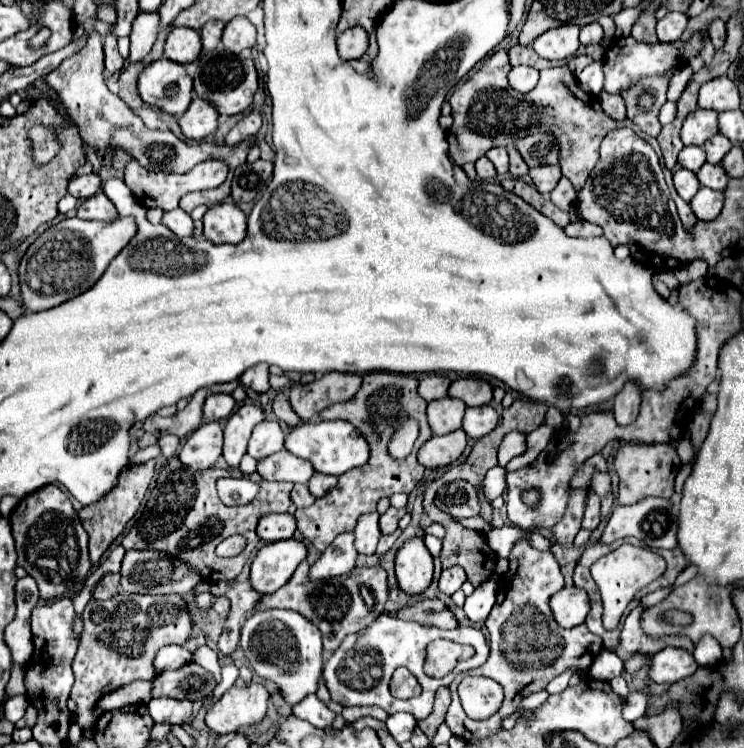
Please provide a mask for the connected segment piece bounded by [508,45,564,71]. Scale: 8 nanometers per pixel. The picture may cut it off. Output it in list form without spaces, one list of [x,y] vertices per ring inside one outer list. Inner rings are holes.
[[[516,45],[508,51],[508,57],[510,57],[510,65],[516,67],[516,65],[530,65],[538,71],[542,69],[548,69],[548,67],[558,67],[562,65],[564,61],[548,61],[548,59],[542,59],[534,53],[534,49],[530,45]]]

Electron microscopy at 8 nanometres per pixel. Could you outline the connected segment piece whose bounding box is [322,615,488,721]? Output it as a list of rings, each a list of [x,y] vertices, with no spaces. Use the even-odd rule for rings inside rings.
[[[382,615],[370,627],[366,627],[366,631],[358,637],[358,641],[352,649],[340,647],[334,651],[334,655],[324,663],[322,677],[326,681],[326,687],[332,695],[332,699],[342,705],[376,705],[376,707],[382,707],[388,715],[392,715],[396,711],[408,711],[420,721],[432,711],[434,693],[440,685],[450,685],[458,673],[480,667],[486,663],[486,659],[488,659],[488,643],[480,629],[464,627],[464,625],[456,627],[456,629],[438,629],[434,625],[428,627],[428,625],[420,625],[416,621],[402,621],[402,619]],[[438,637],[446,637],[456,643],[468,643],[474,647],[476,653],[472,659],[459,663],[450,675],[446,675],[442,679],[432,679],[422,671],[422,665],[424,665],[424,657],[426,657],[426,645]],[[400,665],[406,665],[406,669],[422,683],[422,693],[418,697],[402,701],[402,699],[396,699],[390,695],[388,683],[390,683],[394,669]]]

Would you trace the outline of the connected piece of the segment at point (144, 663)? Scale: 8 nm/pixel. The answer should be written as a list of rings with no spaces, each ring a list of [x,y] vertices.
[[[120,591],[108,601],[90,599],[84,609],[84,633],[72,663],[76,683],[72,687],[72,699],[76,701],[74,721],[82,729],[94,723],[94,703],[132,681],[150,681],[156,675],[152,669],[156,651],[164,645],[184,645],[192,631],[192,621],[186,611],[186,603],[180,595],[130,595]]]

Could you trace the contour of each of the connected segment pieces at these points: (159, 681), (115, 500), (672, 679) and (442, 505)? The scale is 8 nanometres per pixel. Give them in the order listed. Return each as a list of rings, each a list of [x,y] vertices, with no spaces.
[[[186,663],[174,671],[162,671],[154,677],[152,697],[172,697],[172,699],[188,699],[200,701],[212,695],[216,687],[216,679],[200,667],[198,663]]]
[[[148,461],[144,465],[128,465],[126,469],[122,469],[120,477],[118,477],[118,483],[116,487],[106,493],[106,497],[102,497],[102,501],[96,501],[94,505],[88,505],[88,507],[82,507],[78,511],[78,517],[88,533],[88,547],[90,547],[90,561],[96,565],[100,561],[100,557],[104,555],[104,551],[112,545],[112,541],[124,531],[126,523],[134,517],[134,513],[138,511],[142,499],[144,499],[144,493],[150,485],[154,477],[154,461]]]
[[[664,647],[662,651],[650,657],[648,679],[654,683],[676,683],[684,677],[690,677],[698,669],[694,657],[688,651],[676,647]]]
[[[450,481],[448,485],[440,487],[434,499],[434,505],[452,517],[466,519],[480,513],[480,499],[474,485],[468,481]]]

